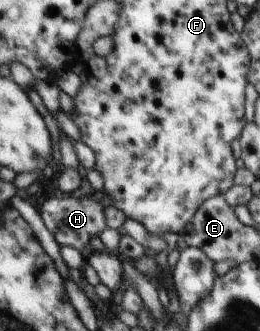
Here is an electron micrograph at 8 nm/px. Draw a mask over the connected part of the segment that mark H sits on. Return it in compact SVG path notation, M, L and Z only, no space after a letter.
M57 192L41 201L38 211L47 229L54 235L60 246L68 245L80 251L86 251L90 239L94 235L100 235L104 229L108 228L106 217L104 217L104 207L101 202L92 197L76 199Z

